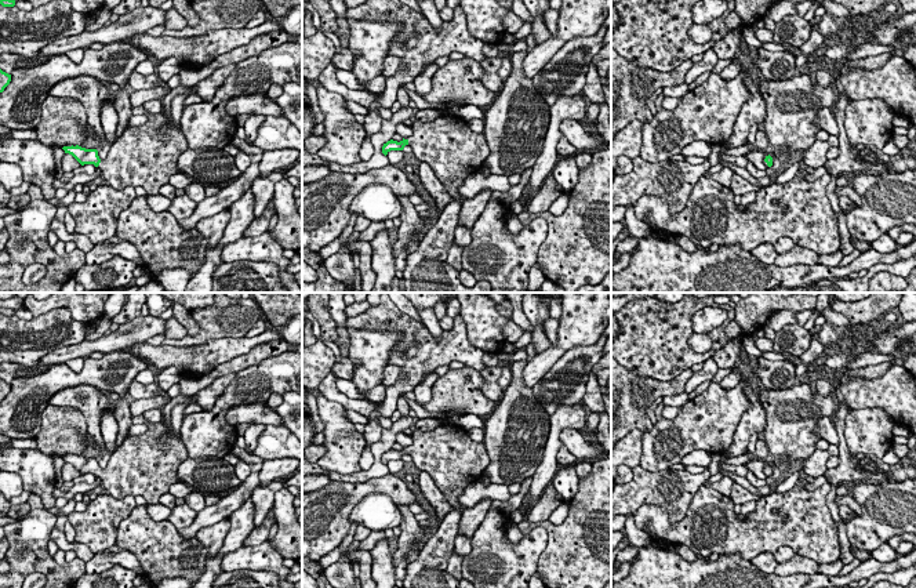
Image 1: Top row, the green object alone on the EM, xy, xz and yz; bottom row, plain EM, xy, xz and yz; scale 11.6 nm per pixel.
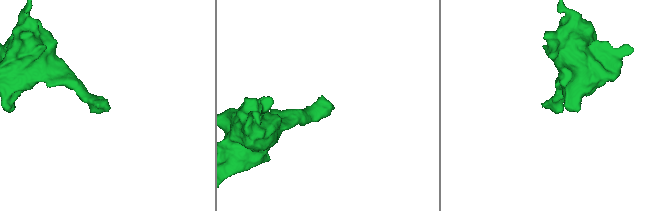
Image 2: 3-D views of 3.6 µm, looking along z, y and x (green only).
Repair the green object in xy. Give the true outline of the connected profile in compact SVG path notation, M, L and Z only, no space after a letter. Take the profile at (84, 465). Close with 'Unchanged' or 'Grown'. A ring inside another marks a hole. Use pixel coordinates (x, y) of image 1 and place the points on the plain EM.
M163 420L146 422L143 435L128 436L110 455L105 469L97 458L63 455L81 475L94 473L105 493L121 500L142 496L146 504L159 504L163 494L179 482L178 467L189 457L185 443Z. Grown

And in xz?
M440 424L430 432L414 431L412 444L407 449L388 450L382 455L386 465L390 460L412 457L414 465L433 479L436 487L454 511L461 511L458 501L462 490L477 482L490 464L483 442L475 442L459 425Z. Grown

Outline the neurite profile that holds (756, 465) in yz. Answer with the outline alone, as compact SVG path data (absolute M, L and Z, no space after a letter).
M755 457L749 462L745 464L748 471L750 471L757 479L764 479L767 486L773 490L775 484L779 482L781 471L779 468L770 460L761 460Z

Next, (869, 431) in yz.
M883 409L850 410L844 420L850 454L873 454L883 458L894 444L894 424L893 417Z

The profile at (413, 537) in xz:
M399 505L399 509L401 513L401 531L397 540L397 549L392 558L395 580L403 581L406 578L407 566L418 558L426 541L437 529L421 526L407 505Z

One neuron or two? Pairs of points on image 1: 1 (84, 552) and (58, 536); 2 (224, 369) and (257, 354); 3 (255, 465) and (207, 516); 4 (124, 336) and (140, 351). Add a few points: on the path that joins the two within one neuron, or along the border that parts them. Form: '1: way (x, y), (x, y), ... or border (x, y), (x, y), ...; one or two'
1: way (77, 548), (64, 543); one
2: way (232, 366), (249, 359); one
3: way (253, 481), (222, 510); one
4: border (145, 341), (135, 342), (124, 349); two

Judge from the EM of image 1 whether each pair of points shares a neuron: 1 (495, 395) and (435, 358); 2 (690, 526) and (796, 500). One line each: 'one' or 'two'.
1: two
2: one

